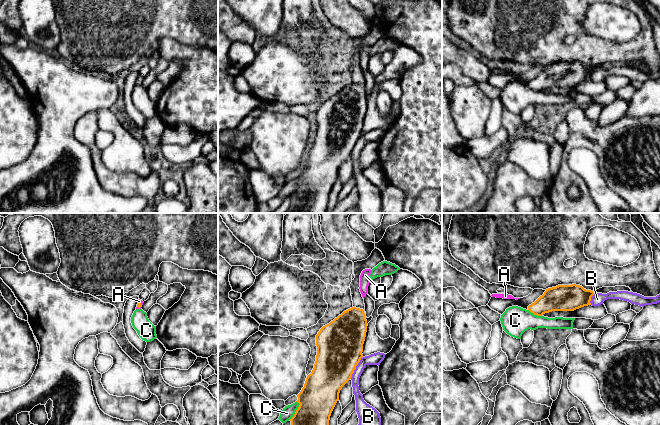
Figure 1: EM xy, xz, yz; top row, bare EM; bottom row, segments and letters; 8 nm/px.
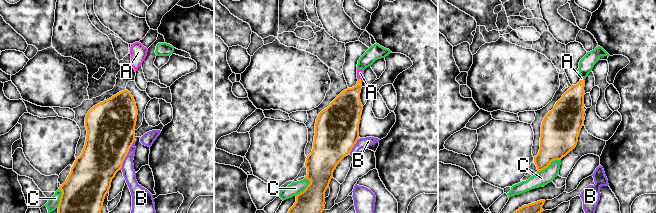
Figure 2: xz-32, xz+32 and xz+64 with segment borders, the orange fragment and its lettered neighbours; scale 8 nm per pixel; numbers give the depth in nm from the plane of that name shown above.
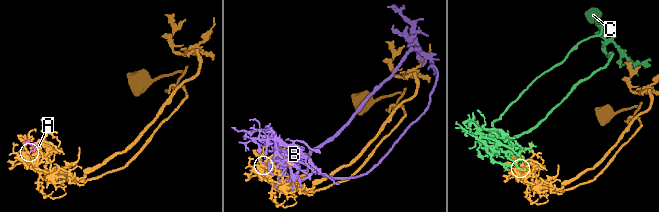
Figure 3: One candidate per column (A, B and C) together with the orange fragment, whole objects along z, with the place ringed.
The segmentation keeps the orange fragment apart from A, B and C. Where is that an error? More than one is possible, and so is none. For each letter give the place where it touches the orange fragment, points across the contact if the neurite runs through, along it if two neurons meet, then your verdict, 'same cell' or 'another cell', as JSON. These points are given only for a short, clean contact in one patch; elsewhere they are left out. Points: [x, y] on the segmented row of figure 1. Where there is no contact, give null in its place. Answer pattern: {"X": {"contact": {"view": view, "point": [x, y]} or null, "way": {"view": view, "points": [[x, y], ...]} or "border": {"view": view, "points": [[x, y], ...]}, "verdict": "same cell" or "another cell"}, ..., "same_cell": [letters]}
{"A": {"contact": {"view": "xy", "point": [140, 303]}, "way": {"view": "xy", "points": [[139, 305], [140, 303], [139, 301]]}, "verdict": "same cell"}, "B": {"contact": {"view": "xz", "point": [355, 367]}, "verdict": "another cell"}, "C": {"contact": {"view": "xz", "point": [296, 410]}, "verdict": "another cell"}, "same_cell": ["A"]}

